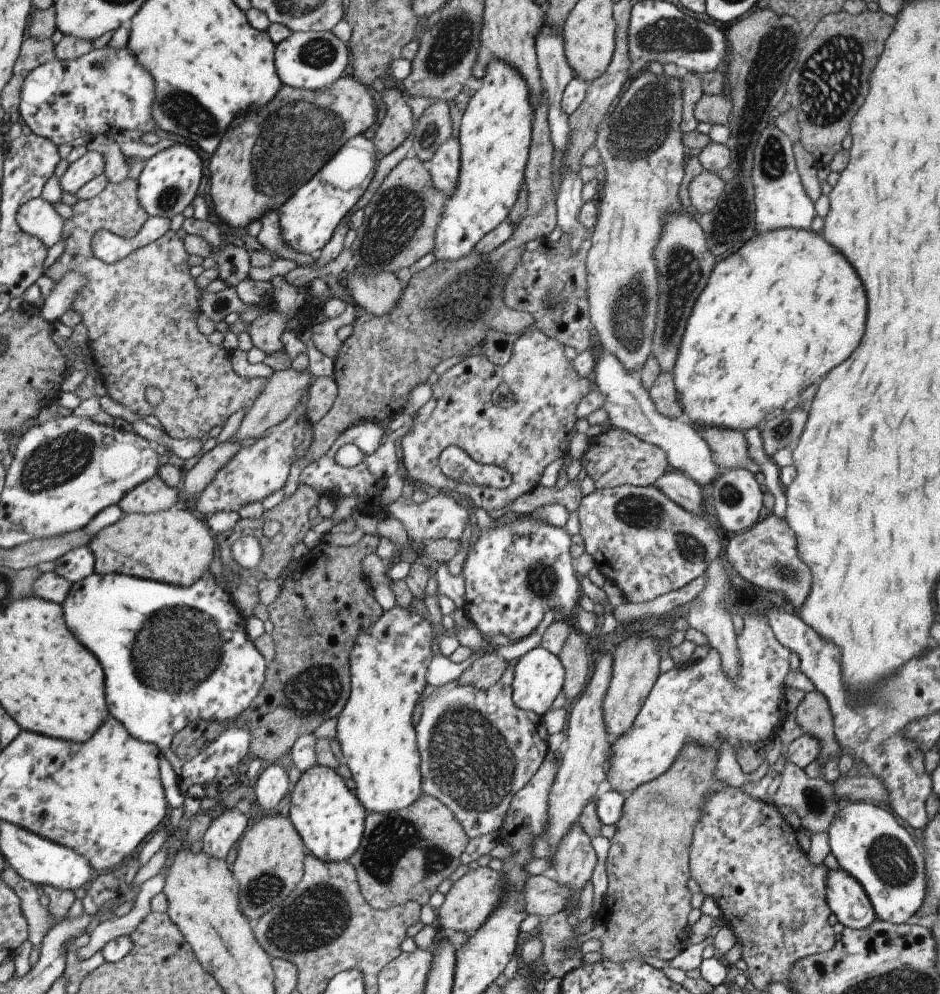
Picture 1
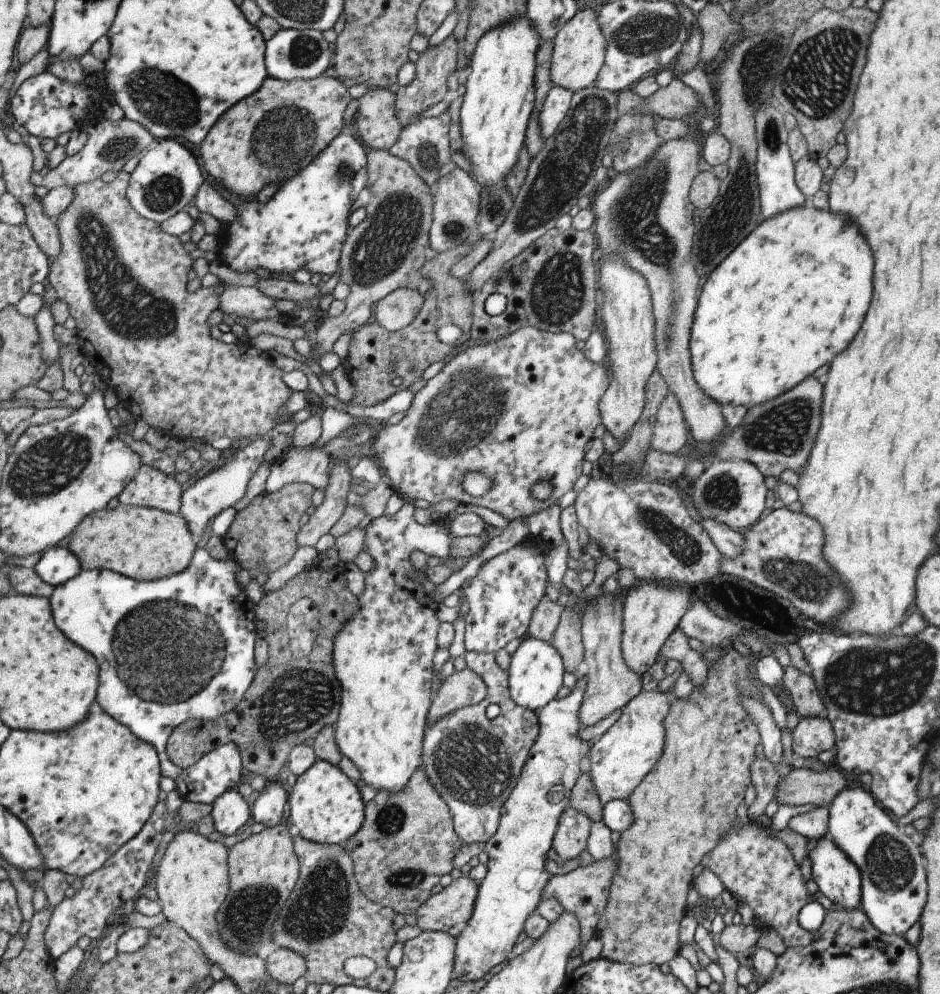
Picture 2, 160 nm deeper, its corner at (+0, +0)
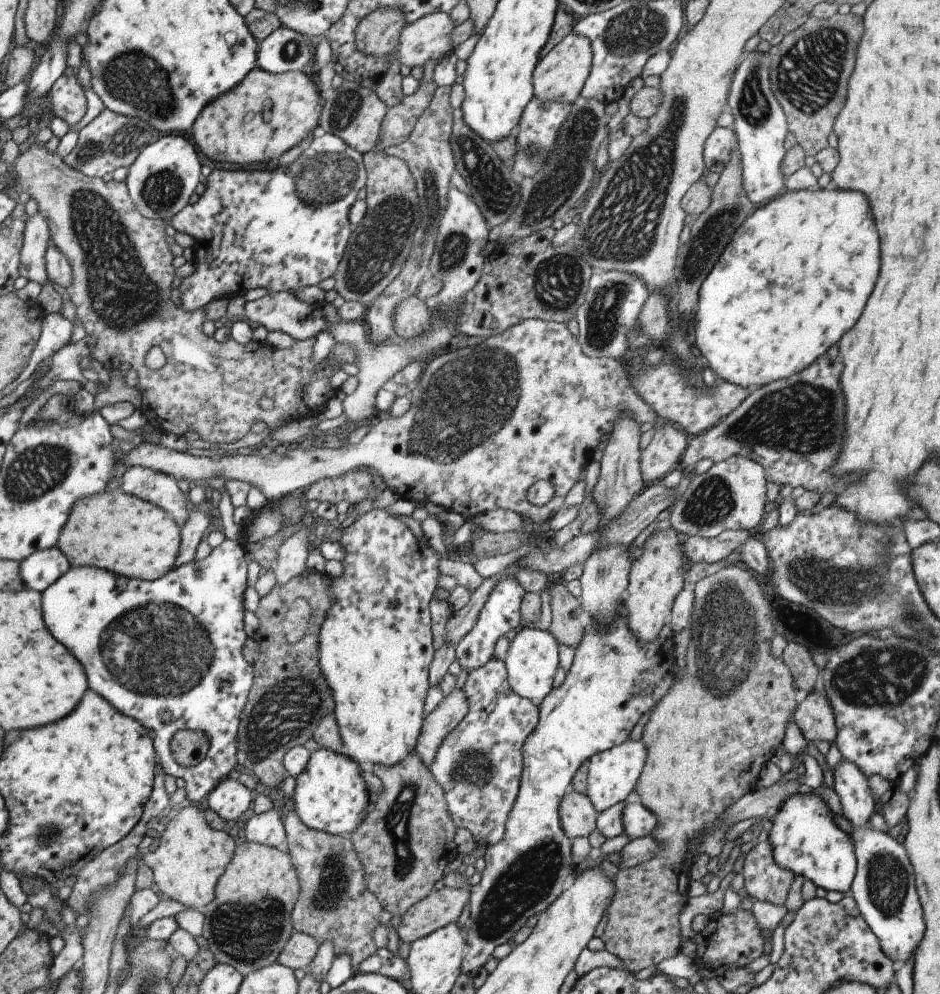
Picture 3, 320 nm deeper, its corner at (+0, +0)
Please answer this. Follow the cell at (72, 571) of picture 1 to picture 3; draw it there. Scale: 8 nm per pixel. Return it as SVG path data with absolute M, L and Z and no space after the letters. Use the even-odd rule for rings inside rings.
M57 547L31 554L20 562L20 573L27 588L43 592L71 568L66 555Z

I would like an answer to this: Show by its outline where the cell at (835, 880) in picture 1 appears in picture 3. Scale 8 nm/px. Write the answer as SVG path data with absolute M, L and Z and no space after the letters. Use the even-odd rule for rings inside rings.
M811 790L789 795L776 811L769 817L766 825L767 842L771 847L771 858L780 869L791 871L791 874L802 876L820 886L826 891L849 892L852 878L856 871L856 858L854 853L854 842L852 836L841 831L835 824L834 814L829 810L825 802Z

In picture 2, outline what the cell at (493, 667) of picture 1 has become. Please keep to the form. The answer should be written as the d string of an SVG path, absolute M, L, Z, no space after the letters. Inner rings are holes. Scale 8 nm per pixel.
M465 668L444 678L432 696L426 722L434 723L460 708L477 704L485 696L485 686L470 669Z

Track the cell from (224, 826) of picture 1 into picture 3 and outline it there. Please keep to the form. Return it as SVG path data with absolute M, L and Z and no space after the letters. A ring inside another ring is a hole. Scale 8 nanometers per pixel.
M223 777L207 794L205 802L215 814L228 820L245 812L253 799L253 791L233 778Z

